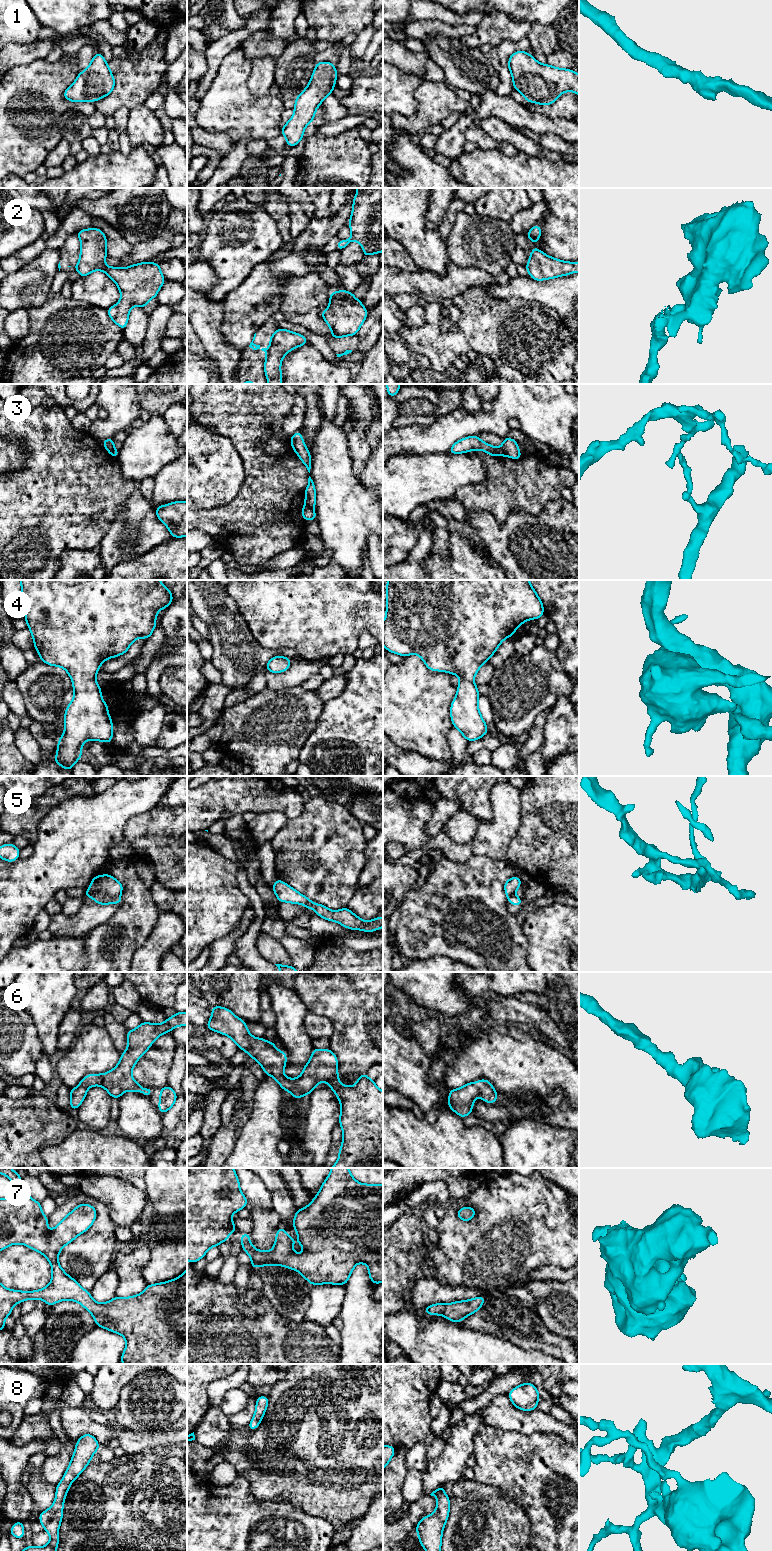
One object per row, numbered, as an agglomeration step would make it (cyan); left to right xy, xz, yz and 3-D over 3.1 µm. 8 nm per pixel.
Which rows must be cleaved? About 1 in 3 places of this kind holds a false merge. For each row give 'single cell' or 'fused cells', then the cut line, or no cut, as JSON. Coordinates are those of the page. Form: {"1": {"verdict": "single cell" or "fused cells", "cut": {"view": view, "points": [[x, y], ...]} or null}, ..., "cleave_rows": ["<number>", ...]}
{"1": {"verdict": "single cell", "cut": null}, "2": {"verdict": "fused cells", "cut": {"view": "xz", "points": [[273, 335], [271, 342]]}}, "3": {"verdict": "fused cells", "cut": {"view": "yz", "points": [[501, 447], [506, 455]]}}, "4": {"verdict": "single cell", "cut": null}, "5": {"verdict": "fused cells", "cut": {"view": "xy", "points": [[119, 894], [98, 903]]}}, "6": {"verdict": "single cell", "cut": null}, "7": {"verdict": "single cell", "cut": null}, "8": {"verdict": "single cell", "cut": null}, "cleave_rows": ["2", "3", "5"]}

